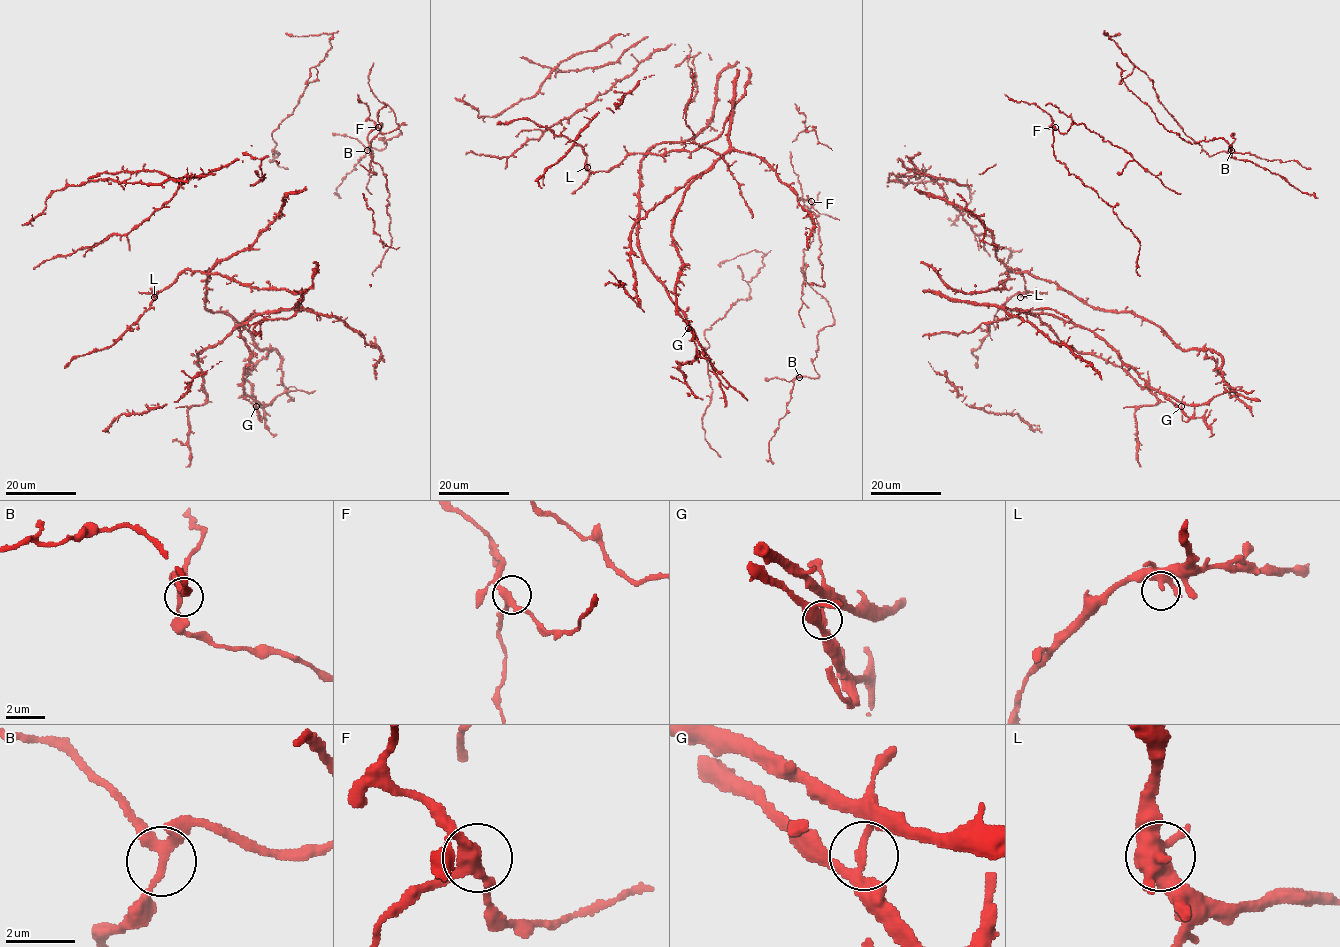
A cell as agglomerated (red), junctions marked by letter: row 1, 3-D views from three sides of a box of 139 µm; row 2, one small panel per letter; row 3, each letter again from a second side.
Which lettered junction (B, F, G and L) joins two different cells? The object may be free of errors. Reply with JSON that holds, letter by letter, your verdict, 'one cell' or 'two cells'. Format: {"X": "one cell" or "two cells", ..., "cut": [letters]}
{"B": "one cell", "F": "one cell", "G": "one cell", "L": "one cell", "cut": []}

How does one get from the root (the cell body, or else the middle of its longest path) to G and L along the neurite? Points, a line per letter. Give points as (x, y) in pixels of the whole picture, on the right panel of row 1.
G: (1066, 321), (1095, 332), (1150, 386), (1178, 407), (1181, 406)
L: (1066, 321), (1185, 404), (1241, 388), (1208, 349), (1182, 350), (1149, 320), (1008, 269), (1023, 276), (1020, 297)

